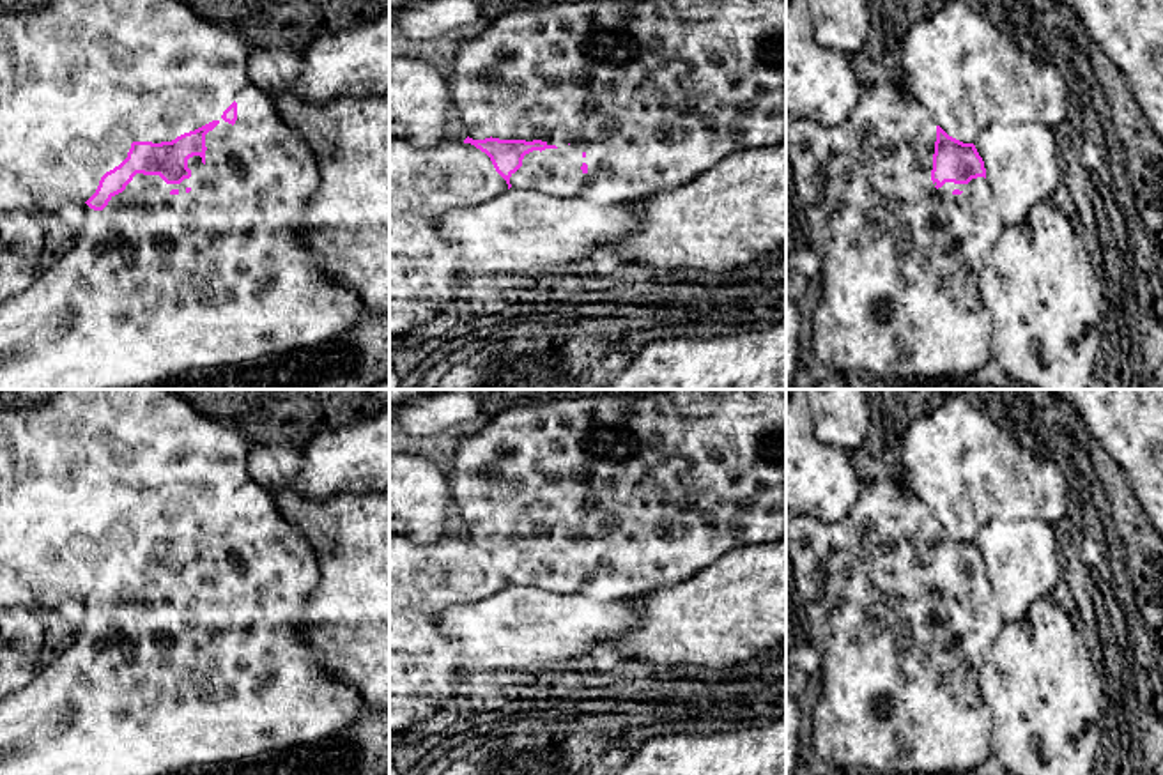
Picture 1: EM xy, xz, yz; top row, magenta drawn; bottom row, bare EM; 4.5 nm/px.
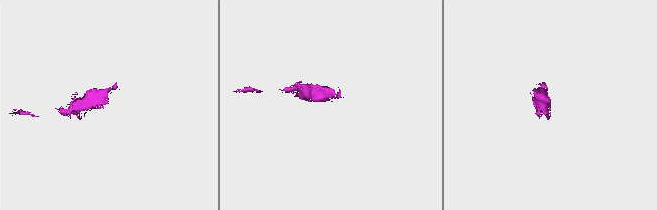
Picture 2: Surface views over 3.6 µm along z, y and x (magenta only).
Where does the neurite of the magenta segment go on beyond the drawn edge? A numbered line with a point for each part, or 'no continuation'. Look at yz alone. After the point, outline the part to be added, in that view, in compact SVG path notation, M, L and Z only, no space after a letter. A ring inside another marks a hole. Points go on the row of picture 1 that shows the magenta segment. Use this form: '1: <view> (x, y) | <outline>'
1: yz (969, 75) | M951 0L915 23L892 62L903 74L903 88L949 136L963 143L974 143L991 124L1037 122L1053 133L1069 119L1071 94L1078 90L1066 64L1027 53L967 0Z

